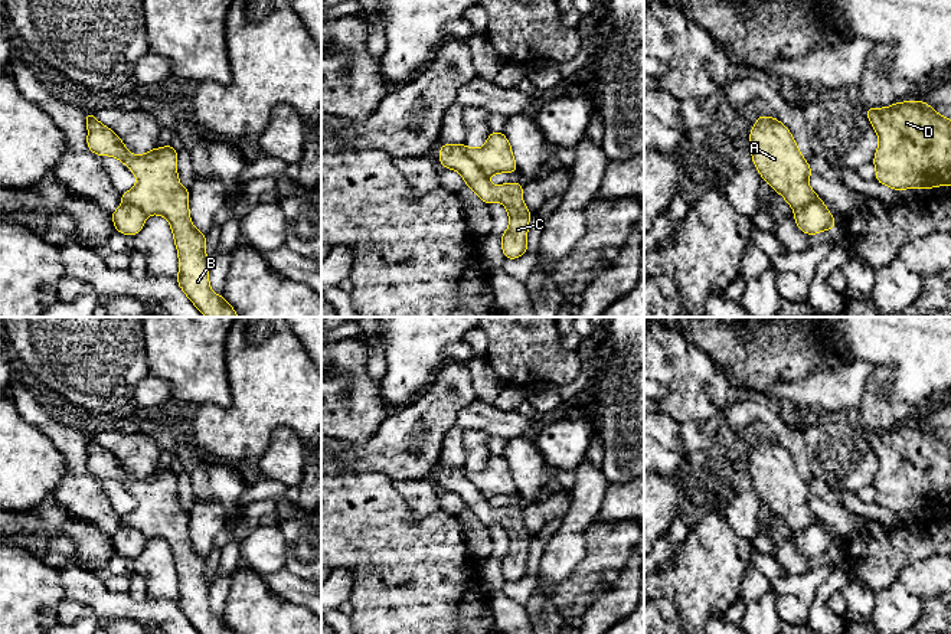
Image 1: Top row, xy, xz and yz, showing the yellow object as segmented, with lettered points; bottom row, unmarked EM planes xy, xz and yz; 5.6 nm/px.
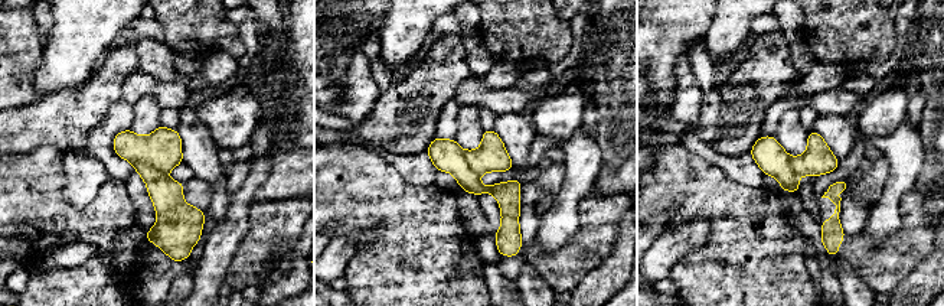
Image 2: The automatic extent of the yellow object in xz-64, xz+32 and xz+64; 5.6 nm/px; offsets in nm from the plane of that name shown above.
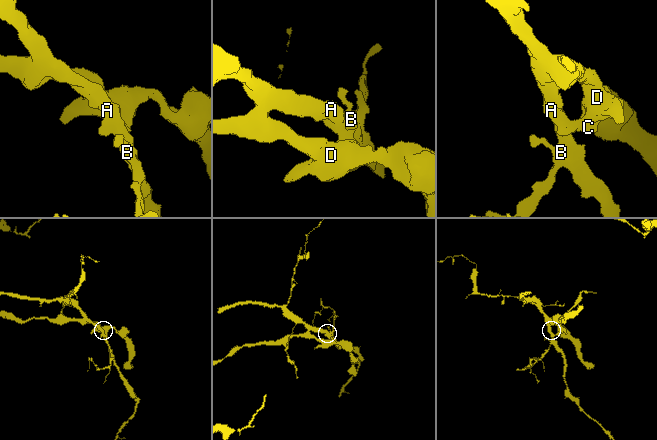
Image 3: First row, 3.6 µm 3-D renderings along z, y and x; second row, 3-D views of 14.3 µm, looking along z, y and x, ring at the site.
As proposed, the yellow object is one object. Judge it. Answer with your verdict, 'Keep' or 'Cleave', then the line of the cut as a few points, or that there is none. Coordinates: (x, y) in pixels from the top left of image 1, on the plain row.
Cleave. Split along xz (460, 467), (464, 476), (487, 500)

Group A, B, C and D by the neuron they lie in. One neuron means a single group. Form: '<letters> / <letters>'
A B / C D

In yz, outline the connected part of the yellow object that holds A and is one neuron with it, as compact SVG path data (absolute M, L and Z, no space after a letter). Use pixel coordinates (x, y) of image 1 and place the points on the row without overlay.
M761 438L749 457L752 484L762 503L781 516L794 532L803 532L817 517L808 509L813 497L790 452L778 441Z

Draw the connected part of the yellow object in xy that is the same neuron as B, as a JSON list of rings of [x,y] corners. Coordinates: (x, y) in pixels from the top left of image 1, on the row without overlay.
[[[86,435],[88,470],[91,476],[121,483],[137,500],[137,507],[121,517],[124,527],[143,532],[147,537],[164,539],[179,576],[177,607],[199,634],[235,634],[209,608],[209,585],[205,576],[206,558],[192,546],[189,513],[177,500],[177,474],[171,468],[133,478],[121,461]]]

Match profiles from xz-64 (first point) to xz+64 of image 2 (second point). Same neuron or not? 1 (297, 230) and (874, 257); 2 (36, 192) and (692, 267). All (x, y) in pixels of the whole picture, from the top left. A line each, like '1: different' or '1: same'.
1: same
2: same

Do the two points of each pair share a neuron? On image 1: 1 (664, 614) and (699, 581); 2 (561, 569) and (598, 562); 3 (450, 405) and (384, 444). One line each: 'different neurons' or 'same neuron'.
1: different neurons
2: different neurons
3: same neuron

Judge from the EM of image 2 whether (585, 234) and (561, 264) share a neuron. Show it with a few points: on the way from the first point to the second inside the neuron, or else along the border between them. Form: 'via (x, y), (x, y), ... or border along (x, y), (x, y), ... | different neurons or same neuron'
via (584, 241), (568, 257) | same neuron

